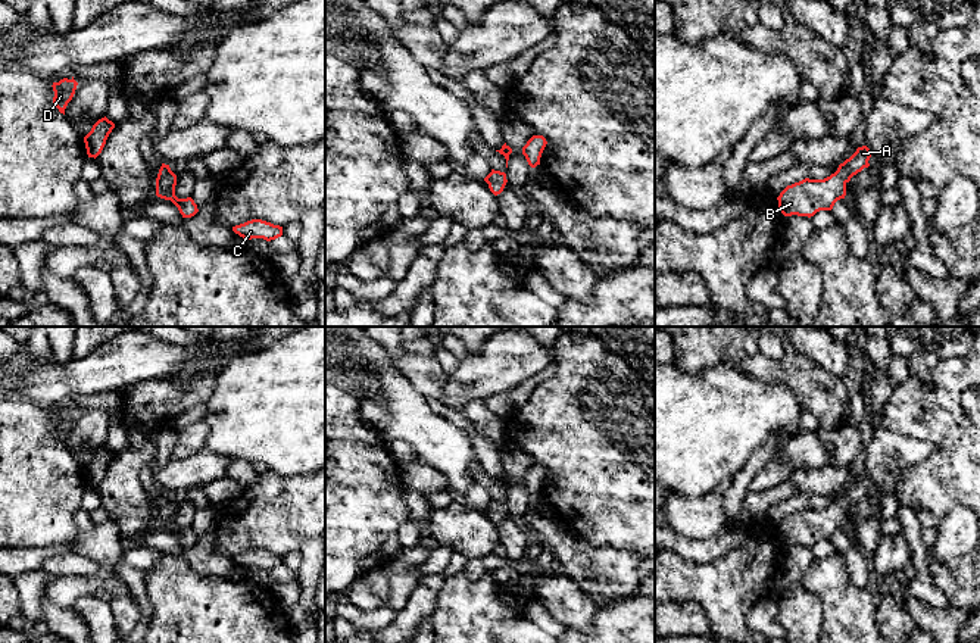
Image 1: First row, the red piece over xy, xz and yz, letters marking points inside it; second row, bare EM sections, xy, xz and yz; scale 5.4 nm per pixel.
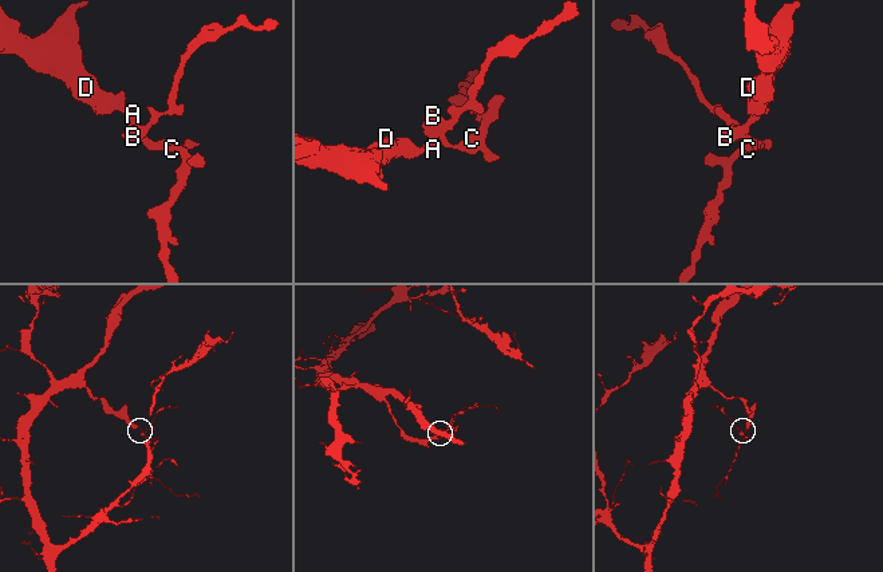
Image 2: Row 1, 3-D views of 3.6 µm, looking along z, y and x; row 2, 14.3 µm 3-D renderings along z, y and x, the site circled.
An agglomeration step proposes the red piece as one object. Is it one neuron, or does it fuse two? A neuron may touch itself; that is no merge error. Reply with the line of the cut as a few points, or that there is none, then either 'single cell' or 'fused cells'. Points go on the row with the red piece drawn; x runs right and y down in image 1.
cut none; single cell

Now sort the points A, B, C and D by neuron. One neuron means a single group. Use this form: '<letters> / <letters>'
A B C D

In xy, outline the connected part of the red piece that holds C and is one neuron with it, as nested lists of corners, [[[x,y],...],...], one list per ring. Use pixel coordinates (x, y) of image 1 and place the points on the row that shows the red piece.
[[[252,219],[244,224],[232,227],[232,231],[246,240],[263,238],[266,241],[283,235],[283,227],[274,225],[262,219]]]

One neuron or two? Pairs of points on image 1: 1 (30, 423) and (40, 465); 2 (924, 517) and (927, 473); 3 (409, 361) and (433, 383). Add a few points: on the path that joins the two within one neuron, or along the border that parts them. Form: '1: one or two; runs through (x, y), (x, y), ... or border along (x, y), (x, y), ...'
1: one; runs through (30, 433), (30, 452), (33, 455)
2: two; border along (917, 509), (926, 509), (939, 518)
3: one; runs through (415, 367), (427, 377)

